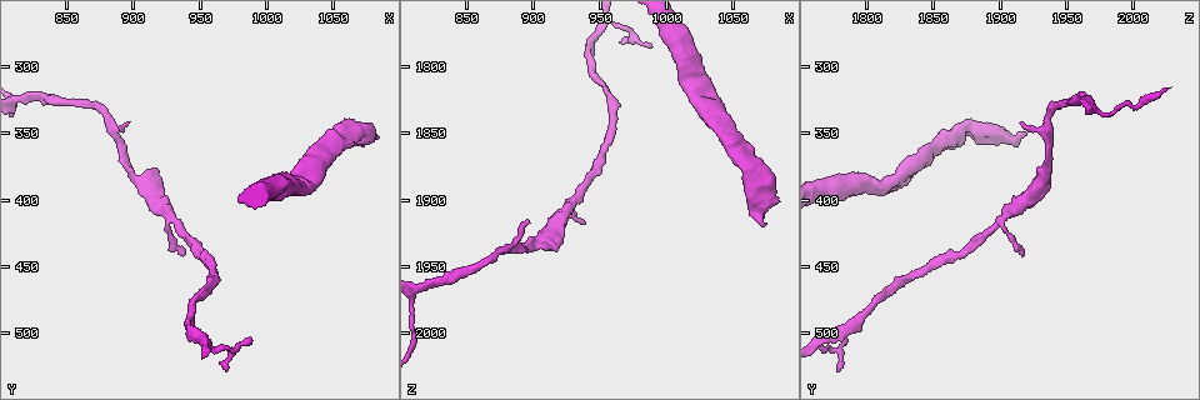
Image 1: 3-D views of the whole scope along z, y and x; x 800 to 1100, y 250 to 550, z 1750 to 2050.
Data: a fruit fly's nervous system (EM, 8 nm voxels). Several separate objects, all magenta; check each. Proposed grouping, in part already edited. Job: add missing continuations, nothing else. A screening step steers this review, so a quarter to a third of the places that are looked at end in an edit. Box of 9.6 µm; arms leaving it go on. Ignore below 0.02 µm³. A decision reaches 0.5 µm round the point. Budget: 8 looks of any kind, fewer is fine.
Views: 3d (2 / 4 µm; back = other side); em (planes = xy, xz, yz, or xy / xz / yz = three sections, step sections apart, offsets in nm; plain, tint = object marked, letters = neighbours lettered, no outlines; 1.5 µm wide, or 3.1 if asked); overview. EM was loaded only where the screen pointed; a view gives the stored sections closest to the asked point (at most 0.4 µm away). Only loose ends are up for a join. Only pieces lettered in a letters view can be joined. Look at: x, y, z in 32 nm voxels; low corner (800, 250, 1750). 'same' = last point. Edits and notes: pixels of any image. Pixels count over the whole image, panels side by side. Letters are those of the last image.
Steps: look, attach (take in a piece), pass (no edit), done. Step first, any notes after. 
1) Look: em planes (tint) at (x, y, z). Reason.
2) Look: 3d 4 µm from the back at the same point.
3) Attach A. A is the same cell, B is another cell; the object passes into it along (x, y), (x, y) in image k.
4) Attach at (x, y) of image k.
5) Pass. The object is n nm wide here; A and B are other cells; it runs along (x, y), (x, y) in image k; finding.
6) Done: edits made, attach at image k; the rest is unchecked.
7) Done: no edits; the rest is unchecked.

Look: em xy step 4 (letters) at (1074, 350, 1922). An open end.

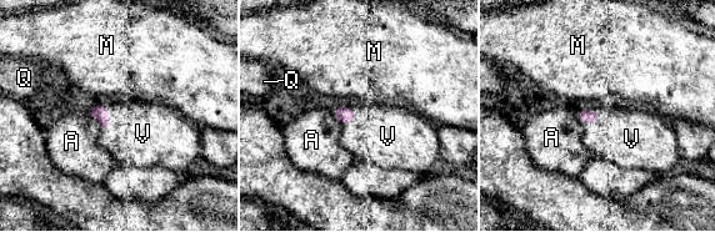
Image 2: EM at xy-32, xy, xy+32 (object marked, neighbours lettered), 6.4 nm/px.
Attach V. The longest contact is with V, 170 nm; V is the same cell, A, M and Q are other cells; the neuron continues.

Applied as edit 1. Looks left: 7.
Look: overview. See it whole again.

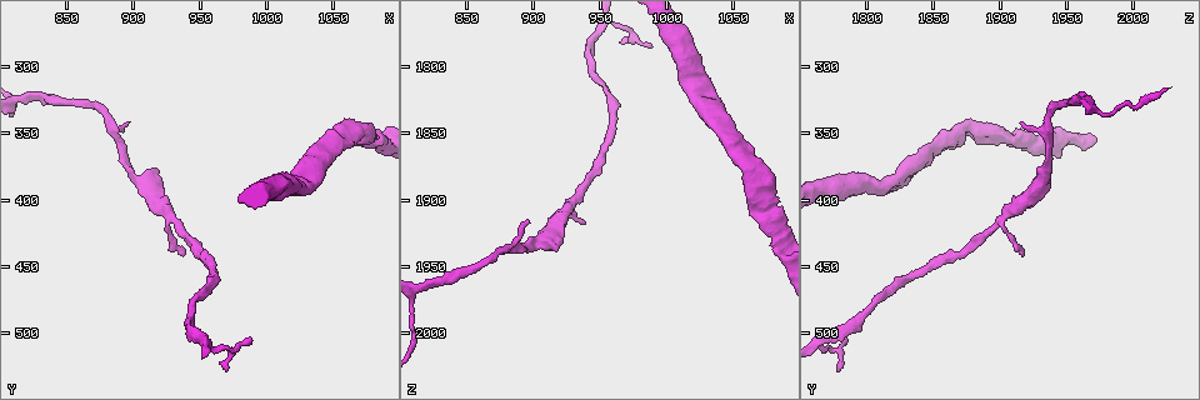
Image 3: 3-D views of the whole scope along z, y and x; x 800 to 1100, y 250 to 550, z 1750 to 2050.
Look: em xy step 4 (letters) at (938, 440, 1918). Thin end.

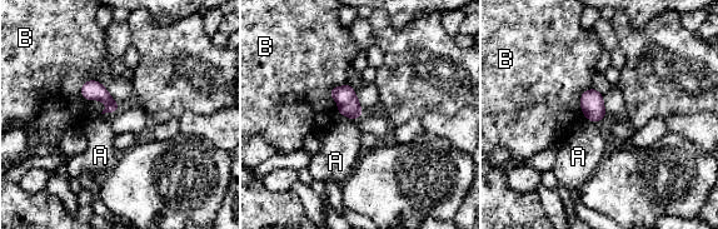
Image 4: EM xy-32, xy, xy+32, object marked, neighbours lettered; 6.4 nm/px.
Pass. The object is 80 nm wide here; A and B are other cells; a border runs along (348, 84), (329, 93), (338, 113) in image 4; no lettered piece goes on from it.

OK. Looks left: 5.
Look: 3d 2 µm at (972, 528, 1778). An open end.

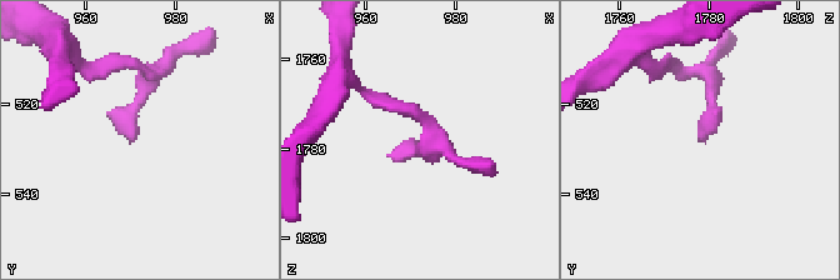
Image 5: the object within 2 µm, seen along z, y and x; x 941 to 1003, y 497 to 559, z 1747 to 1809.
Look: em planes (letters) at (970, 528, 1777).

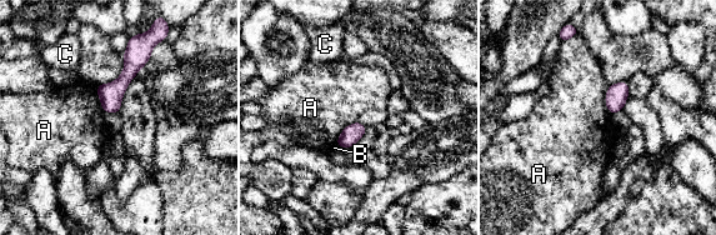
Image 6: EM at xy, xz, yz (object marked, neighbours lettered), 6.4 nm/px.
Pass. A, B and C are other cells; a border runs along (609, 85), (605, 105), (611, 114) in image 6; none of them fits.

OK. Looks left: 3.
Done: edits made, attach at image 2; the rest is unchecked.

